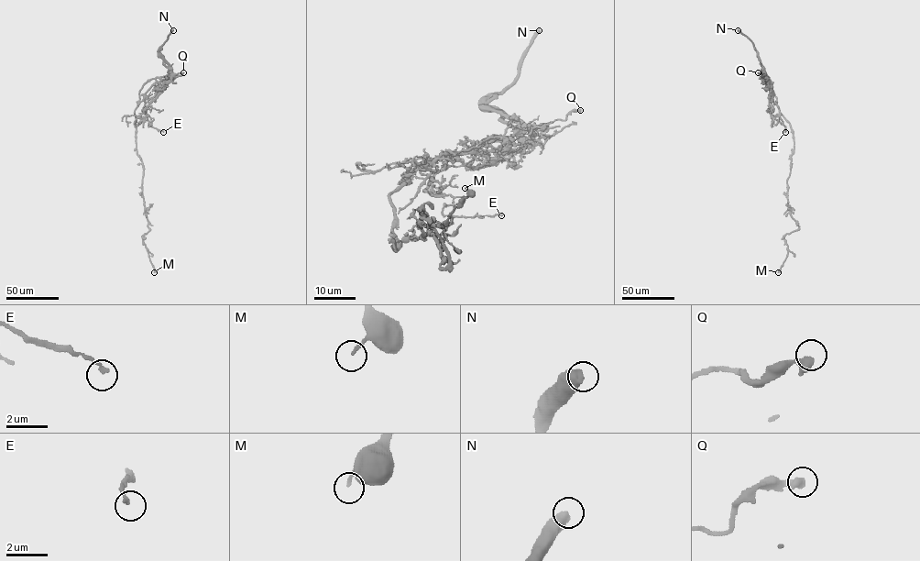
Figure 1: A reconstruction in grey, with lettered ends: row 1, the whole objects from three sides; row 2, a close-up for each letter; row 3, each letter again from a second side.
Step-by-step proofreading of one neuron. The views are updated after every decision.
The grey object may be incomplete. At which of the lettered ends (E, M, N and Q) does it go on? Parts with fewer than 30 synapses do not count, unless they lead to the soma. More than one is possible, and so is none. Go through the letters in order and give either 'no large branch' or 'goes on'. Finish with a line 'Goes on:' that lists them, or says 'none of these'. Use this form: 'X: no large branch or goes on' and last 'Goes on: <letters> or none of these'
E: no large branch
M: no large branch
N: goes on
Q: no large branch
Goes on: N

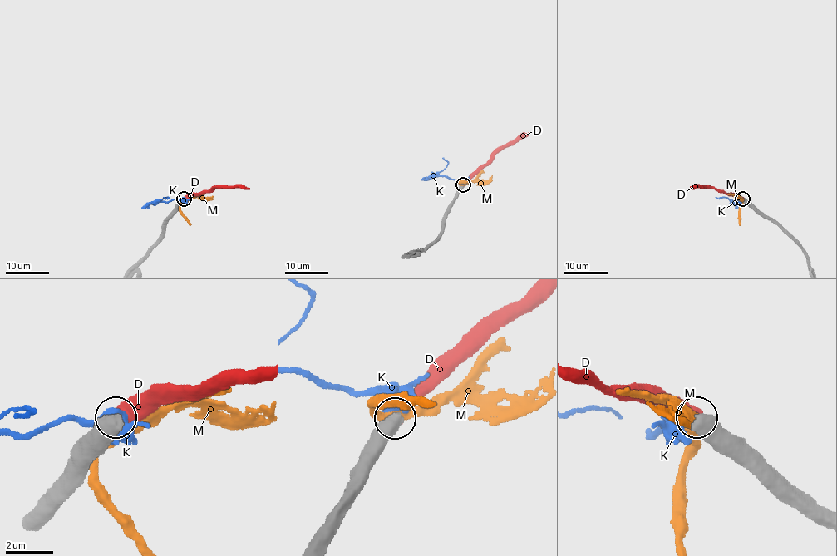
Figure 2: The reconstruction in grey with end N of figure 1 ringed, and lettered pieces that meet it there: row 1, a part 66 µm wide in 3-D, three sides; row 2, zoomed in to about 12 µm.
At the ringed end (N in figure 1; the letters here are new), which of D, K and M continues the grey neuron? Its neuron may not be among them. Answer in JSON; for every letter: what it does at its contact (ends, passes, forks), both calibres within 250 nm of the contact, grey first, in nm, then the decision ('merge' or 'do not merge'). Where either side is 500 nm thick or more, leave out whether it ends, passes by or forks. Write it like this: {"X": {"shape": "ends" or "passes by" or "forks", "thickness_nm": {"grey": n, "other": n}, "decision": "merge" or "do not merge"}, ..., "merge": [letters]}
{"D": {"thickness_nm": {"grey": 700, "other": 550}, "decision": "merge"}, "K": {"thickness_nm": {"grey": 700, "other": 700}, "decision": "do not merge"}, "M": {"thickness_nm": {"grey": 700, "other": 360}, "decision": "do not merge"}, "merge": ["D"]}

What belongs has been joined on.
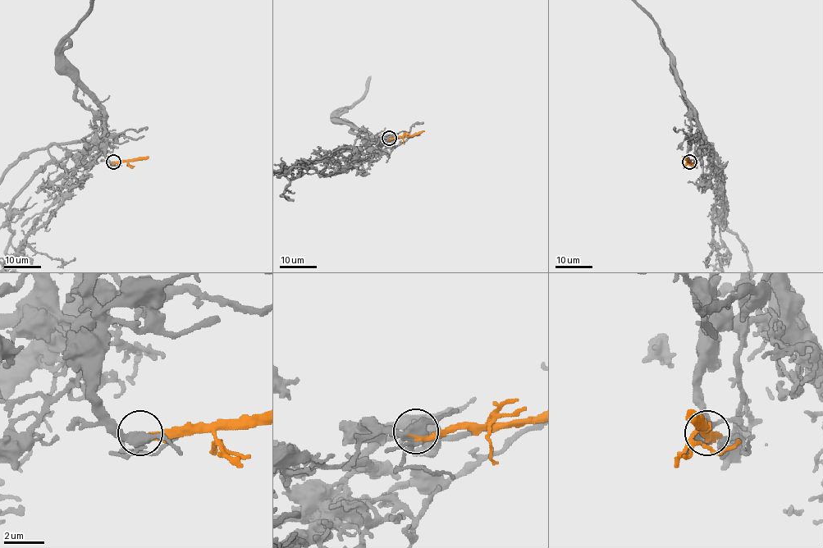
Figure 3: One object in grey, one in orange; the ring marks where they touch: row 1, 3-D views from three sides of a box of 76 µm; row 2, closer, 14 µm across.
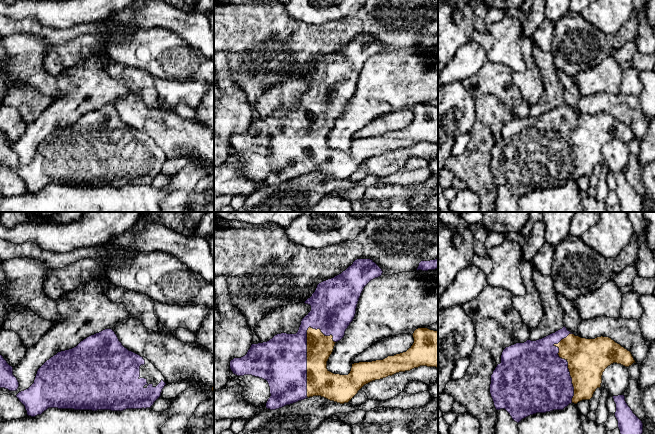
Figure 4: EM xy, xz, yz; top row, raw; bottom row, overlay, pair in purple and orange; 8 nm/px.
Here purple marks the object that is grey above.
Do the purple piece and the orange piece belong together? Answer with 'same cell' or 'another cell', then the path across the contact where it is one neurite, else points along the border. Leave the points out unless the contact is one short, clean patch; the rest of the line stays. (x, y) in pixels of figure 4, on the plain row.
same cell

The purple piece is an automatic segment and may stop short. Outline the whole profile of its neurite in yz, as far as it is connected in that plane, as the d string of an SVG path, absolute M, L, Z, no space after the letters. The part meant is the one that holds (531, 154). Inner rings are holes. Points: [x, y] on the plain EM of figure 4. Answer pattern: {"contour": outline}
{"contour": "M564 102L562 105L542 115L516 119L506 123L501 131L501 139L491 151L490 170L496 186L505 185L512 195L519 199L522 195L553 186L563 186L569 180L590 176L597 164L601 163L605 145L613 139L625 143L636 139L631 128L609 113L586 115L575 112Z"}

